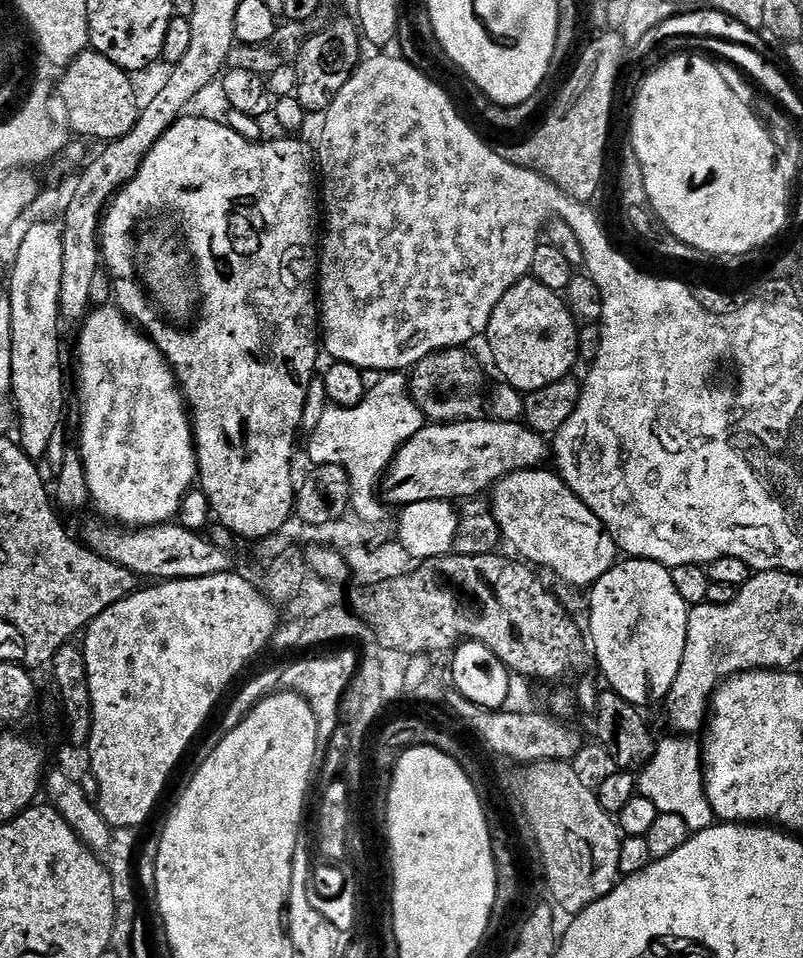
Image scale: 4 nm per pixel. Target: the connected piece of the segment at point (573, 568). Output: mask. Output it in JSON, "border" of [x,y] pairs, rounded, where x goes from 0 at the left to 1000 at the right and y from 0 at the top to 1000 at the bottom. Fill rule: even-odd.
{"border":[[[656,489],[653,493],[628,497],[620,504],[613,506],[611,539],[623,551],[626,567],[629,569],[633,567],[644,576],[641,577],[644,581],[651,582],[659,590],[674,589],[675,592],[684,593],[695,604],[704,605],[717,614],[731,615],[770,587],[767,567],[757,558],[752,546],[711,514],[696,496],[687,491],[677,492],[672,489]]]}

